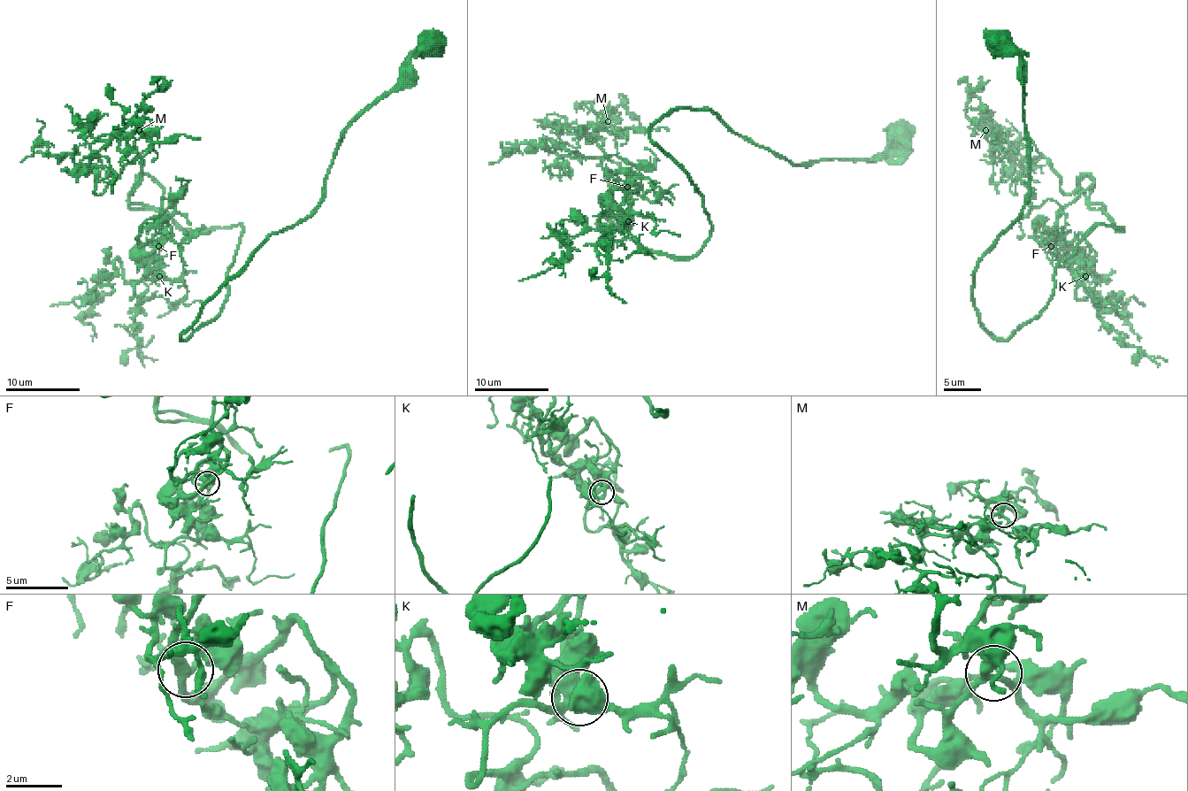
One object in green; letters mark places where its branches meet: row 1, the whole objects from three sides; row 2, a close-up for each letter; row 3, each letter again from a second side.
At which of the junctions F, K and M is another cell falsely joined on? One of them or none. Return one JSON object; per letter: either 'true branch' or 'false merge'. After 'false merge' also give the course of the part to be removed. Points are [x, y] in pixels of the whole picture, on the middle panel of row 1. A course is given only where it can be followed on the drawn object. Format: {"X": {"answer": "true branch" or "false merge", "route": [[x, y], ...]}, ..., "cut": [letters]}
{"F": {"answer": "true branch"}, "K": {"answer": "true branch"}, "M": {"answer": "true branch"}, "cut": []}

